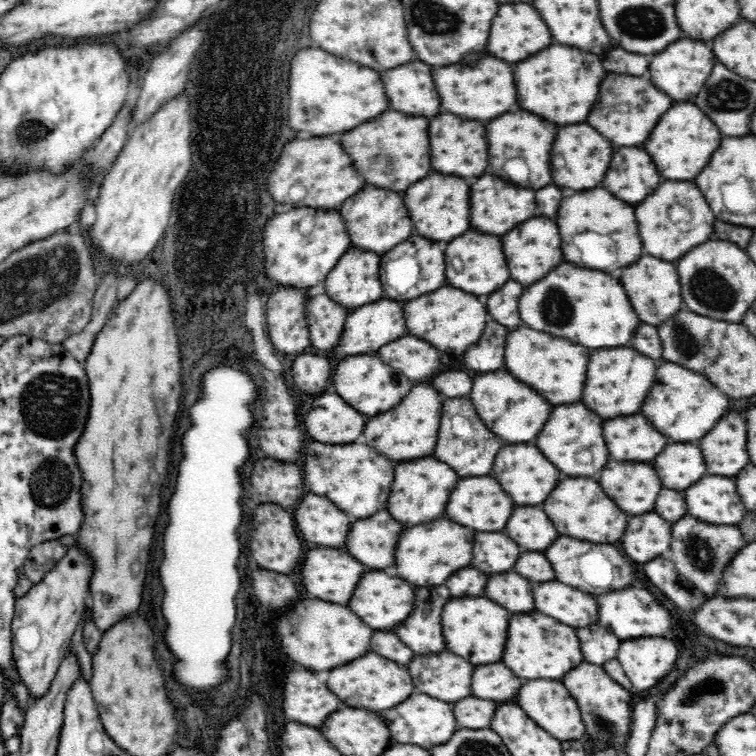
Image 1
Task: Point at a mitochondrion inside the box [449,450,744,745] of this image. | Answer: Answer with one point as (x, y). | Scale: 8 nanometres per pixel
(706, 689)

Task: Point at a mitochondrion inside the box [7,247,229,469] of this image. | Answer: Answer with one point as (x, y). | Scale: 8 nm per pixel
(57, 401)

